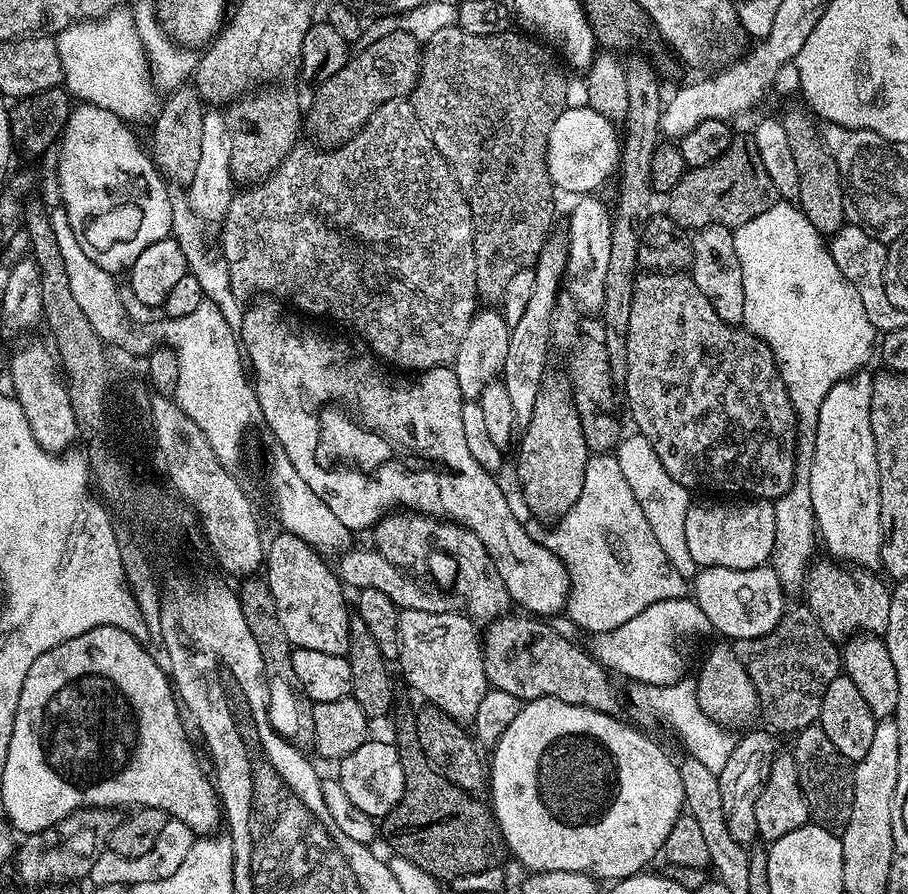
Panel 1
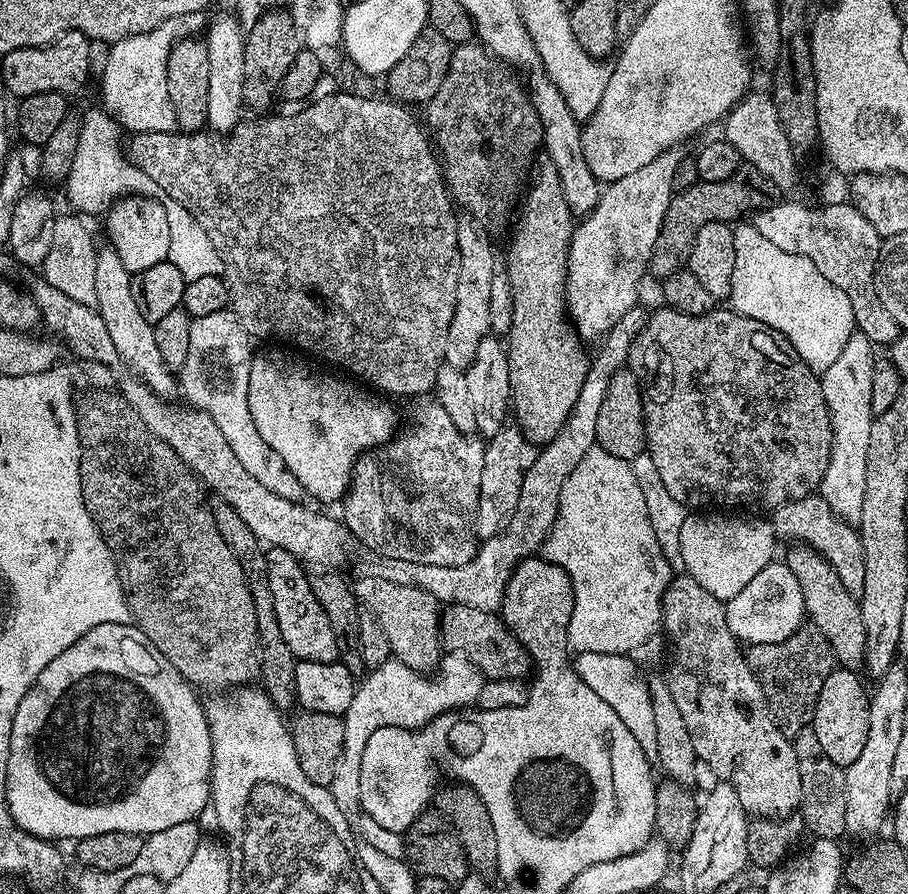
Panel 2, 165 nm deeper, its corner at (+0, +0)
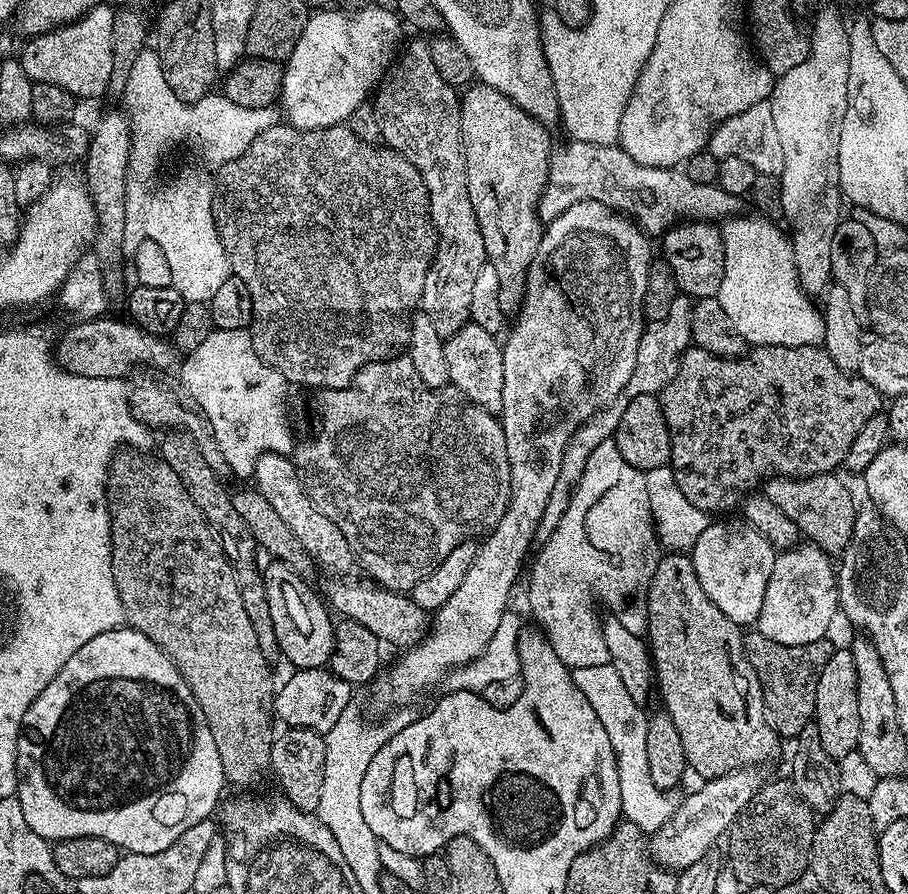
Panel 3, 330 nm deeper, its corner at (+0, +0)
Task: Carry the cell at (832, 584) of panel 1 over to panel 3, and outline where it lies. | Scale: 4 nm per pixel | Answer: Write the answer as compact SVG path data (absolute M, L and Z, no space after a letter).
M839 475L823 476L773 476L763 485L762 495L770 498L778 510L786 514L798 526L798 530L816 547L829 554L839 554L846 550L852 537L858 505L852 492L839 480Z

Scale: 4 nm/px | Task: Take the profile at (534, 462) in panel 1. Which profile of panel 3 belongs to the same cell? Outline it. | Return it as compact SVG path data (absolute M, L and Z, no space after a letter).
M482 83L460 96L460 129L470 206L474 206L478 230L482 230L485 261L498 274L498 302L518 306L524 300L528 267L546 231L538 209L554 143L545 125L510 102L506 94Z

